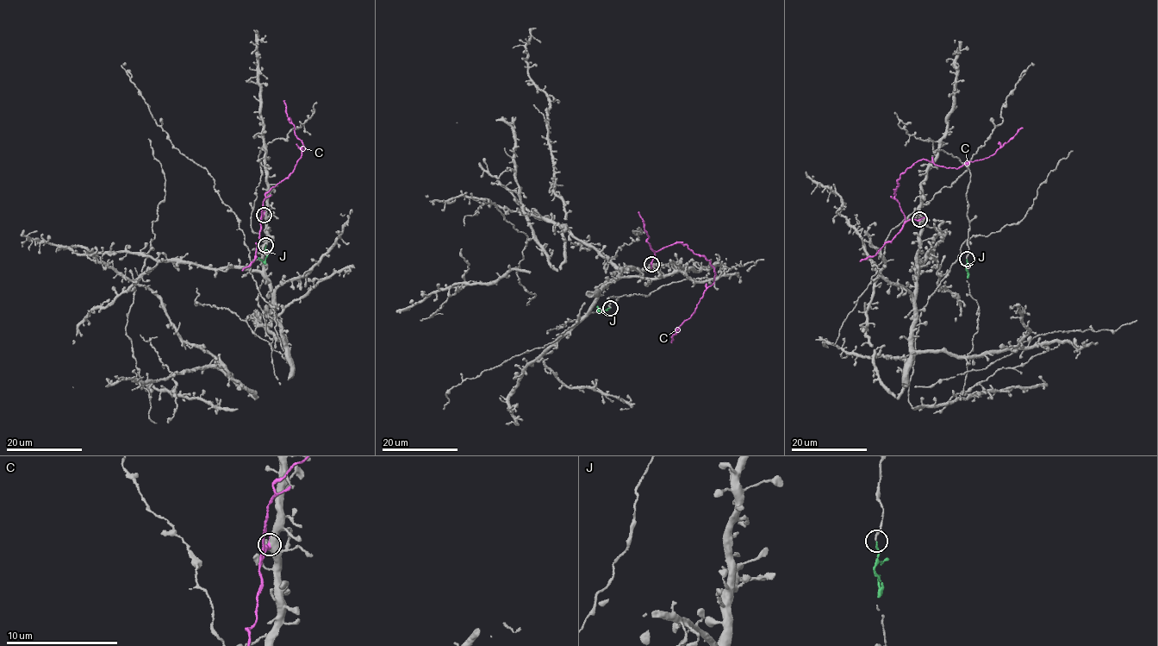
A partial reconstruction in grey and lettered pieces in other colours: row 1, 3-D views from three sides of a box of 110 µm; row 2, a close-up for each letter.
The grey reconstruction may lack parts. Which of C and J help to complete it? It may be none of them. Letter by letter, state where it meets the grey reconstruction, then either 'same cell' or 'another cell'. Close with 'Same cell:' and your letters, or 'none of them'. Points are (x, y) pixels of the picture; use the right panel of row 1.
C: (919, 219) | another cell
J: (967, 259) | same cell
Same cell: J

